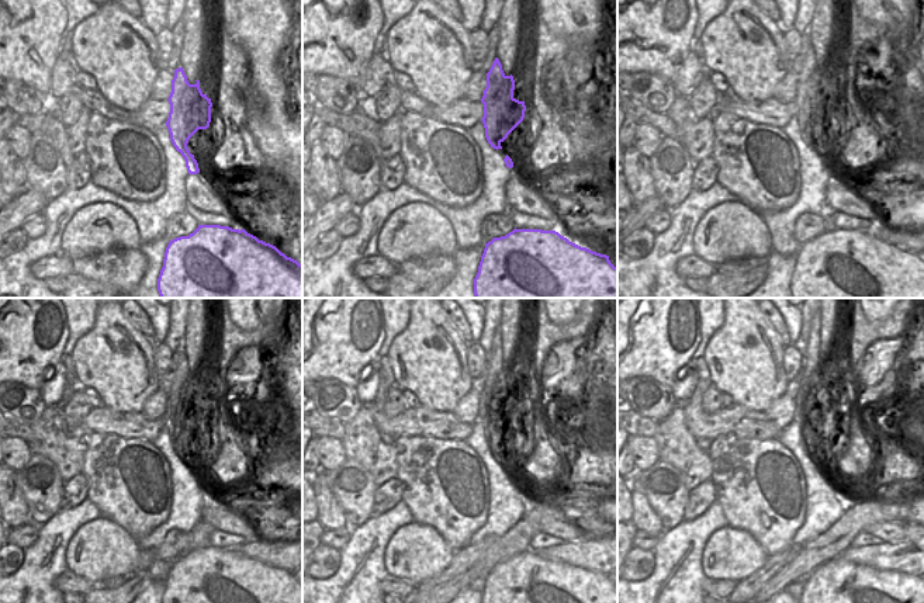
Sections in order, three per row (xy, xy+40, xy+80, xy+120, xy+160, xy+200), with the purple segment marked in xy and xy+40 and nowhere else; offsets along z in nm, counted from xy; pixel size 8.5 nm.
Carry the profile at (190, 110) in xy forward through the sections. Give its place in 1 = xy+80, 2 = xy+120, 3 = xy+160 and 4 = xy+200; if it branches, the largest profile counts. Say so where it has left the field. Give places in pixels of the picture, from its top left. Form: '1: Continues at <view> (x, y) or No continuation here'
1: Continues at xy+80 (810, 113)
2: Continues at xy+120 (180, 435)
3: Continues at xy+160 (495, 367)
4: Continues at xy+200 (810, 363).

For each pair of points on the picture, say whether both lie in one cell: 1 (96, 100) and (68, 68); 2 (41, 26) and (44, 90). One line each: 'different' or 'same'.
1: same
2: same

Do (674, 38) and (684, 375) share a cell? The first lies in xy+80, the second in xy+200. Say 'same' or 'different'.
different

